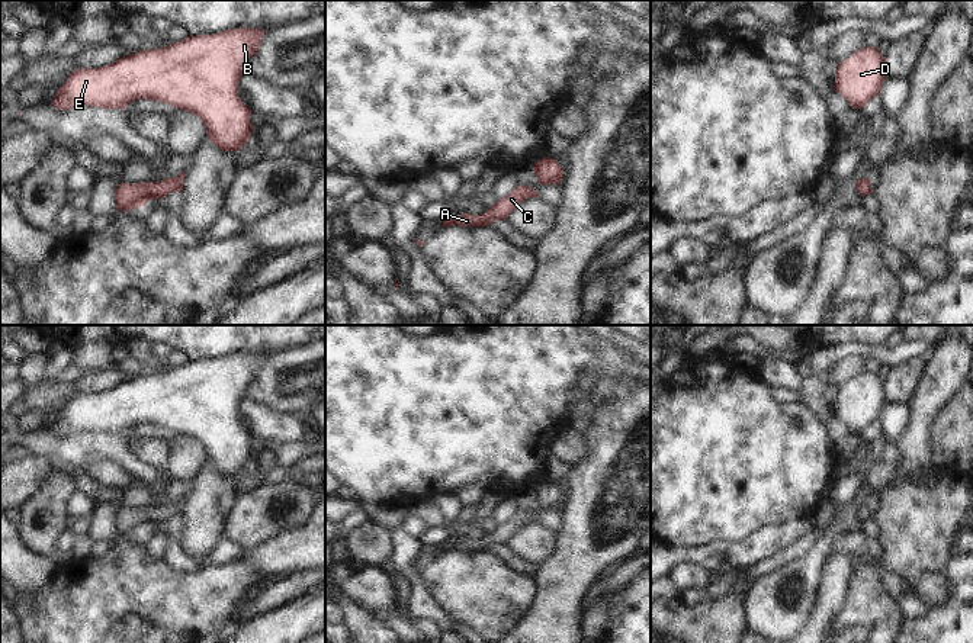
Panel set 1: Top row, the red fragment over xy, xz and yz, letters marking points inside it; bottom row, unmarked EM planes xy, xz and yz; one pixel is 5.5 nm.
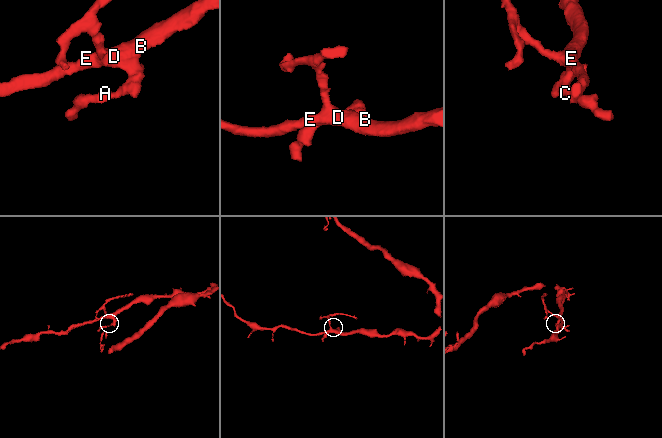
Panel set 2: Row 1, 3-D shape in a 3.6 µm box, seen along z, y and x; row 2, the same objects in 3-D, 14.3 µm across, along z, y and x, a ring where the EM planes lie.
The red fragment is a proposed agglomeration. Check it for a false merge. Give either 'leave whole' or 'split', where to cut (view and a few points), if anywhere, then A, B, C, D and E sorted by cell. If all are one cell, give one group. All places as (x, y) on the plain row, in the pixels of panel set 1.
leave whole; no cut; A B C D E

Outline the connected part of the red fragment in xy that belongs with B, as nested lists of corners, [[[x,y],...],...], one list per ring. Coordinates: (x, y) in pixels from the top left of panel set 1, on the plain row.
[[[227,354],[213,360],[186,361],[182,367],[144,374],[100,393],[77,393],[58,414],[52,430],[60,435],[77,431],[126,434],[135,425],[163,427],[198,441],[211,467],[224,476],[238,476],[251,462],[251,434],[238,422],[244,388],[257,379],[264,354]]]

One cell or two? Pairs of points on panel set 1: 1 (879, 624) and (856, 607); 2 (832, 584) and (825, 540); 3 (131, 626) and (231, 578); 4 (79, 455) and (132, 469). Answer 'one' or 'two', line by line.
1: one
2: two
3: one
4: one

